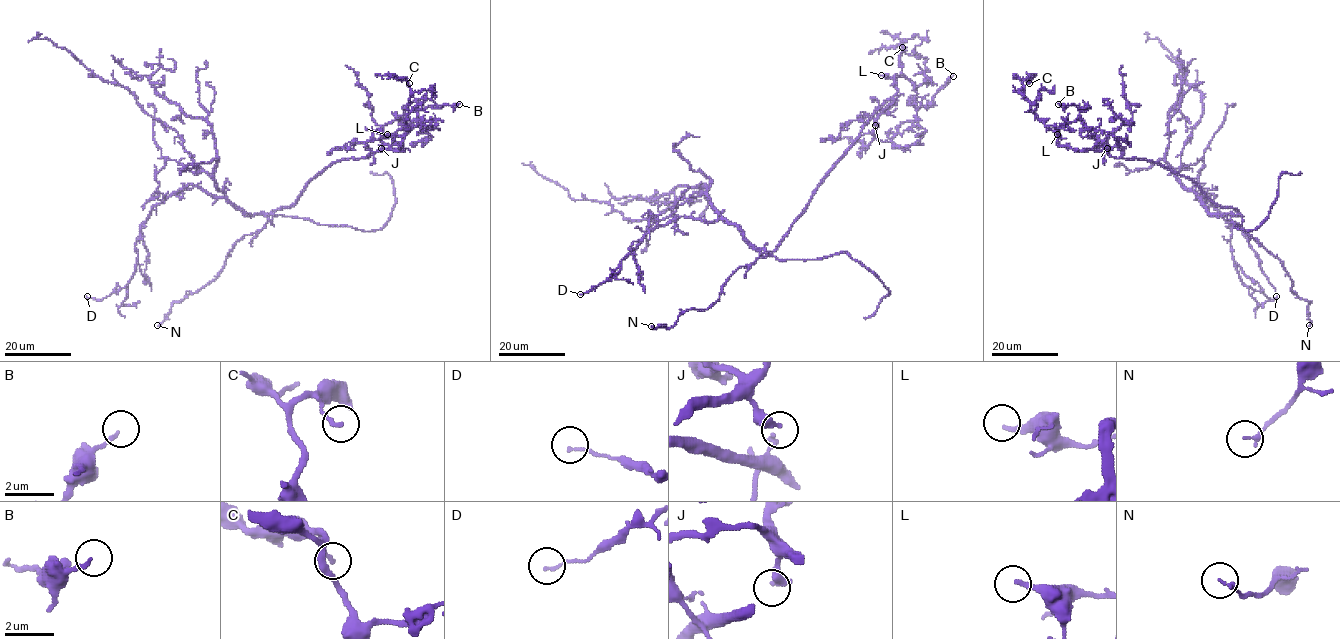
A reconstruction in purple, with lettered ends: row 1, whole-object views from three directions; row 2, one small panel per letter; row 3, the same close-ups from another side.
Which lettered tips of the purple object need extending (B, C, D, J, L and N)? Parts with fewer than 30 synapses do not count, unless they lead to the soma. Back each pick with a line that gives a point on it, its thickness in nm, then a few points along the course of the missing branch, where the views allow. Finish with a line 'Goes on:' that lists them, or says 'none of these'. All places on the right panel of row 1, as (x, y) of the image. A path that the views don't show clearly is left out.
Goes on: none of these

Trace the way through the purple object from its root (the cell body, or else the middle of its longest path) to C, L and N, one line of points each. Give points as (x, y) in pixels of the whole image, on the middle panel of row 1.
C: (764, 256), (780, 242), (861, 127), (897, 91), (901, 40), (902, 47)
L: (764, 256), (780, 242), (820, 181), (856, 139), (861, 127), (897, 91), (896, 75), (892, 78), (881, 75)
N: (764, 256), (761, 248), (753, 263), (739, 266), (707, 309), (682, 312), (670, 328), (651, 326)

